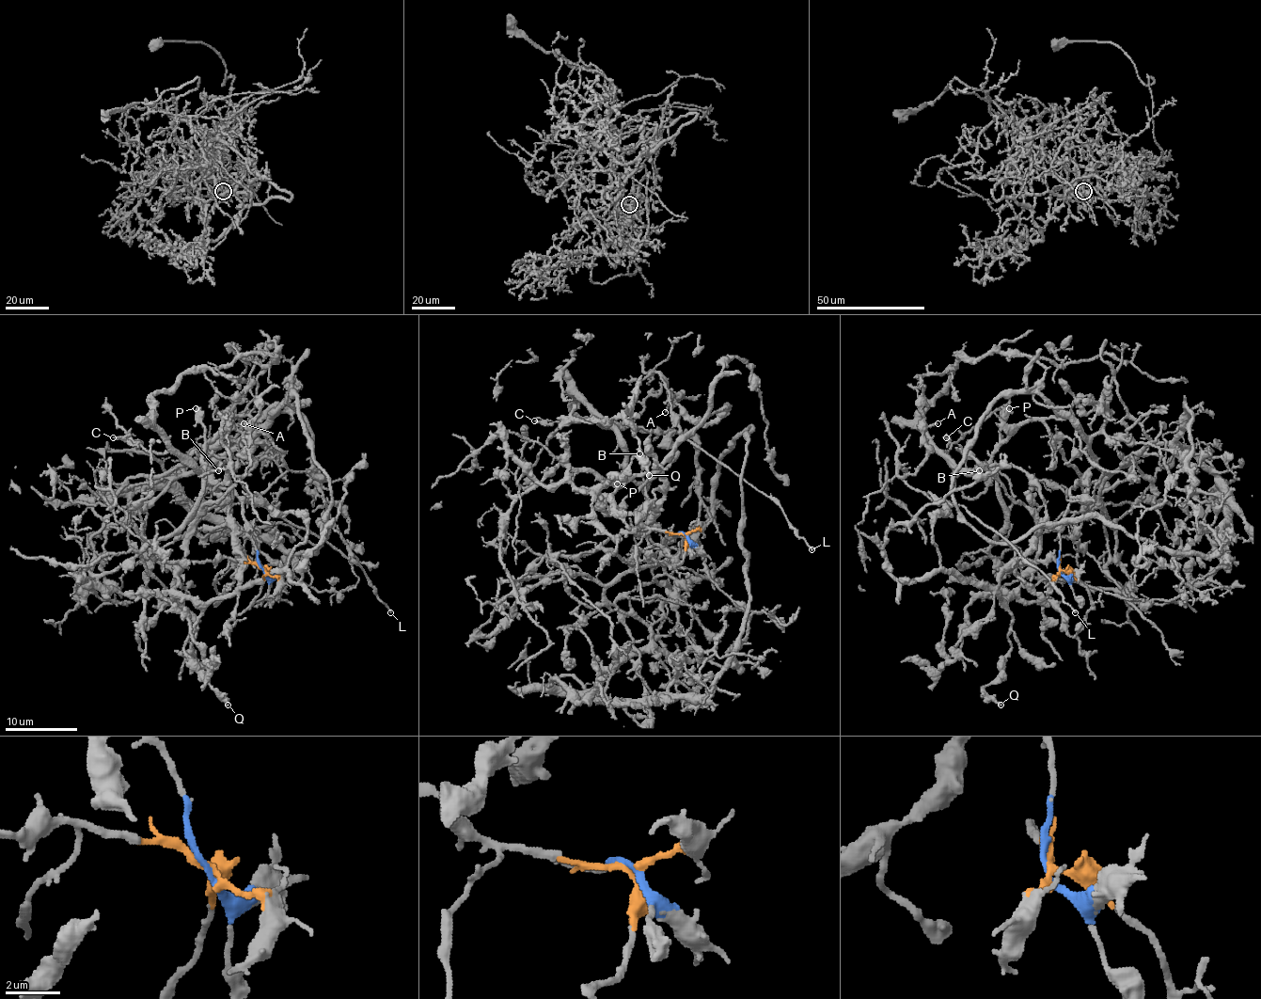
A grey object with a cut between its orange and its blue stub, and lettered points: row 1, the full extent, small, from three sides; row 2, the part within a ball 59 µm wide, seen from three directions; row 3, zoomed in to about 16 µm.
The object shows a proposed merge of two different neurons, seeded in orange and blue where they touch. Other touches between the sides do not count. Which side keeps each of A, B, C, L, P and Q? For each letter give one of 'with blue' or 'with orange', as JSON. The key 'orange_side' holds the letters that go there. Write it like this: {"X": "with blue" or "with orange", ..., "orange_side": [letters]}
{"A": "with orange", "B": "with orange", "C": "with orange", "L": "with orange", "P": "with orange", "Q": "with orange", "orange_side": ["A", "B", "C", "L", "P", "Q"]}

